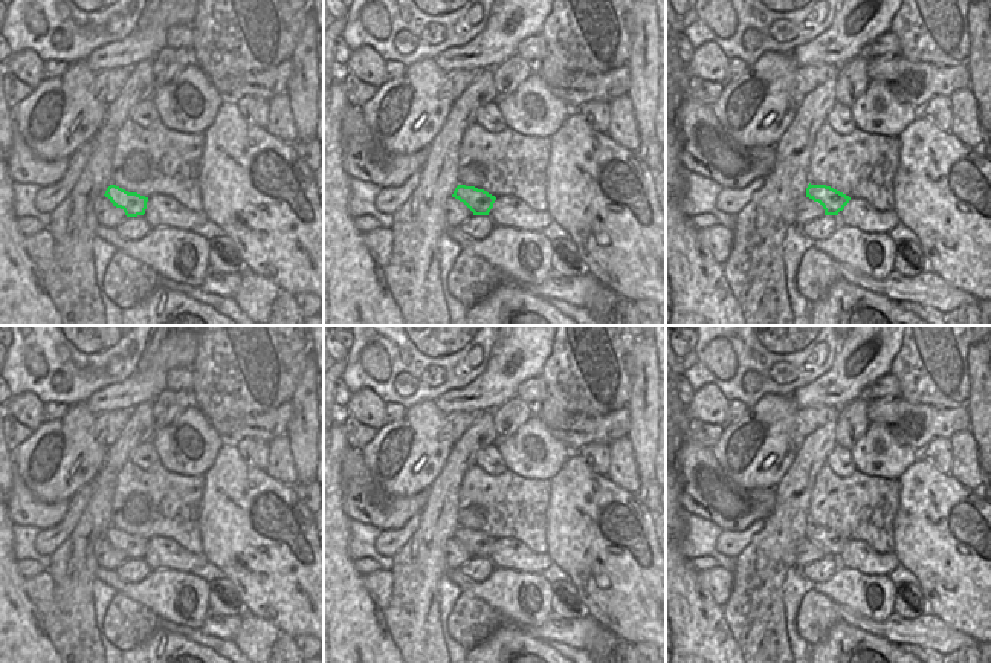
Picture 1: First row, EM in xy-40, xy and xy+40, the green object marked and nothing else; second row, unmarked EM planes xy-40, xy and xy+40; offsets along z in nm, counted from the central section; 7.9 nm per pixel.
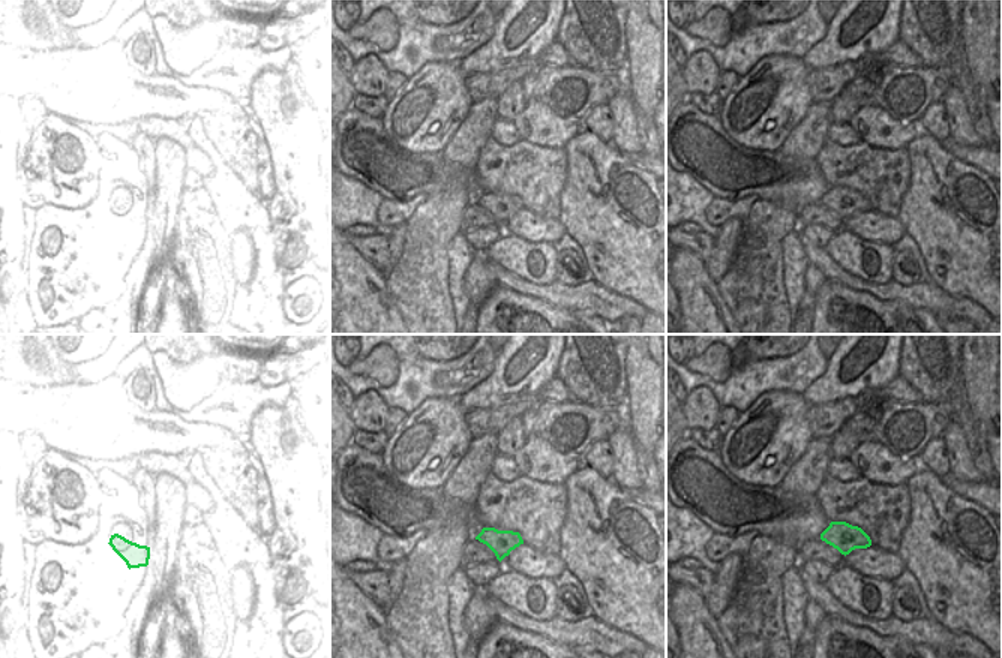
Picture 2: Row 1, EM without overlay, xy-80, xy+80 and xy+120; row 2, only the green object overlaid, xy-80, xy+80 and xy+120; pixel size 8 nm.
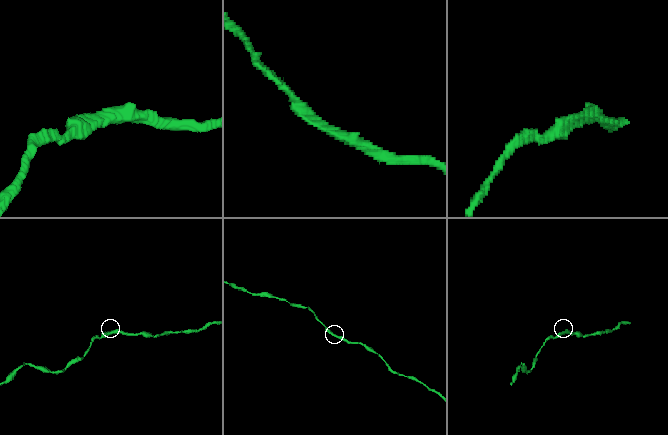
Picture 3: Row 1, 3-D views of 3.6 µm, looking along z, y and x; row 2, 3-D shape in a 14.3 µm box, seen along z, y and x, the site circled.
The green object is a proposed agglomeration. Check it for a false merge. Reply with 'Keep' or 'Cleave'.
Keep

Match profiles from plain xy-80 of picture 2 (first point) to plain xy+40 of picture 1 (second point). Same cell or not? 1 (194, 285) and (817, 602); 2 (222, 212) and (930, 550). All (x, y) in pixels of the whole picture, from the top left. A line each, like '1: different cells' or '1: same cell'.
1: different cells
2: same cell

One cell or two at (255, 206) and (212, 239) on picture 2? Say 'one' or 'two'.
two

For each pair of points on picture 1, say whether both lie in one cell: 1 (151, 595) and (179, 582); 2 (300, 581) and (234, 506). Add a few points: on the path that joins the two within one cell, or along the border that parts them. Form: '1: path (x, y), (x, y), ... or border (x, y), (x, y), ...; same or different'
1: path (158, 591), (170, 591), (173, 588); same
2: path (281, 564), (251, 524); same

